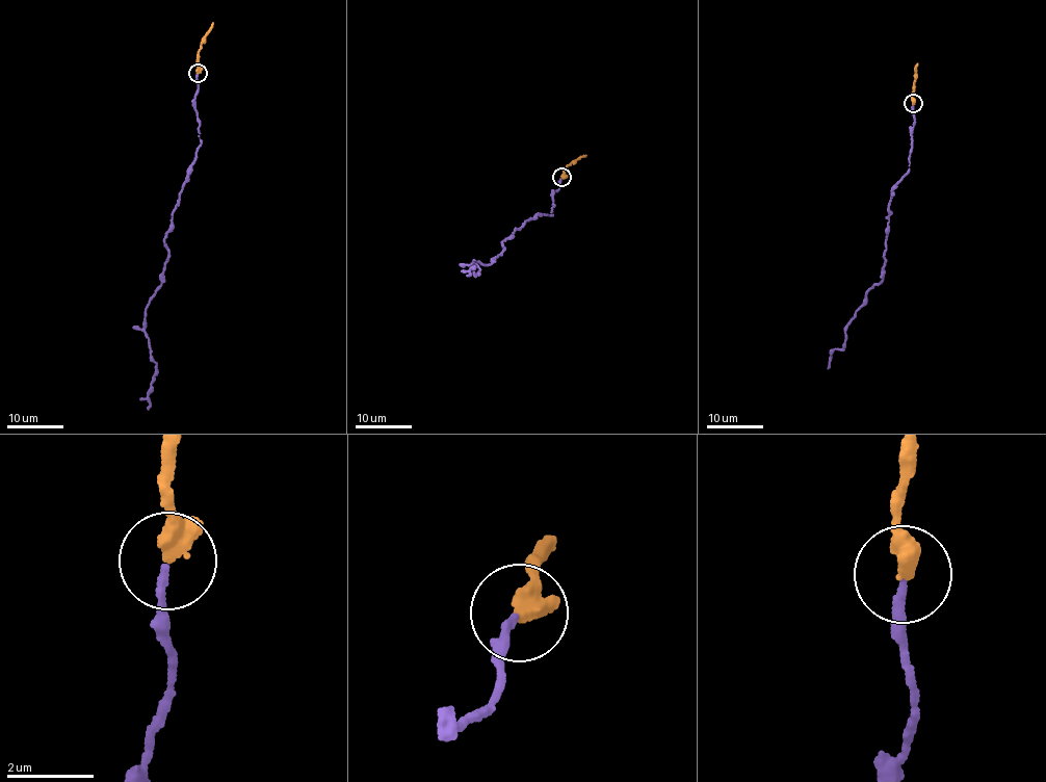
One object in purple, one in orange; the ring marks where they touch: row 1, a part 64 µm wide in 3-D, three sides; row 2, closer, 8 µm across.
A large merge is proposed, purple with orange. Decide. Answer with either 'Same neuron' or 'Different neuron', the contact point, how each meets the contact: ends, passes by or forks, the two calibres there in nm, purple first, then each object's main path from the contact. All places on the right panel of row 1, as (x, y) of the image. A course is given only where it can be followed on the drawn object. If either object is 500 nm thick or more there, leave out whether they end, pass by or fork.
Same neuron. Place: (913, 103). At the ring purple ends. At the ring orange passes by. Thickness 150 nm (purple) against 340 nm. Course of purple: (913, 104), (907, 175), (888, 203), (883, 281), (866, 292), (846, 327), (844, 346), (833, 349), (829, 367). Course of orange: (913, 103), (914, 68), (917, 63)

